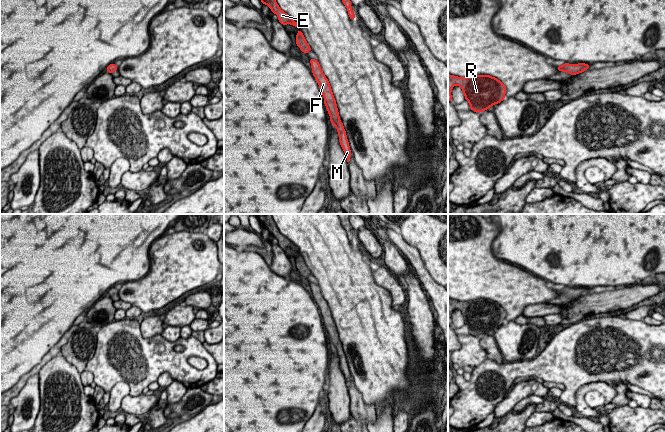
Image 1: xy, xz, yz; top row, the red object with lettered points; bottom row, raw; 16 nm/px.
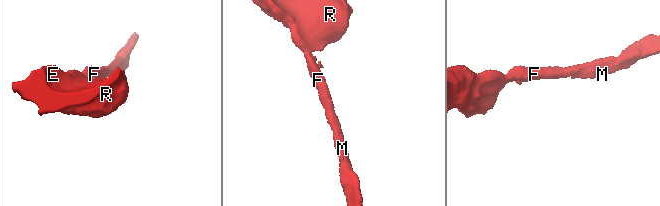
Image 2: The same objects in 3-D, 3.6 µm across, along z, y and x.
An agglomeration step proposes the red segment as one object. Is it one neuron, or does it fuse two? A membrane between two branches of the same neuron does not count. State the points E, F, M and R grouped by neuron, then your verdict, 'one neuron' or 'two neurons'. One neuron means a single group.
groups E F M R; one neuron

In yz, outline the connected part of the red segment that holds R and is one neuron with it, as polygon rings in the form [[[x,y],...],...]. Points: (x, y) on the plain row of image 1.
[[[448,298],[448,324],[450,326],[452,326],[451,315],[455,309],[462,312],[470,333],[478,337],[503,325],[507,314],[500,304],[490,299],[462,302]]]

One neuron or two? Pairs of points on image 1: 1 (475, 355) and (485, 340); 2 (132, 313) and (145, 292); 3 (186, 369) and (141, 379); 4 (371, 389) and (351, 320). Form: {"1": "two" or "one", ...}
{"1": "two", "2": "two", "3": "one", "4": "one"}

